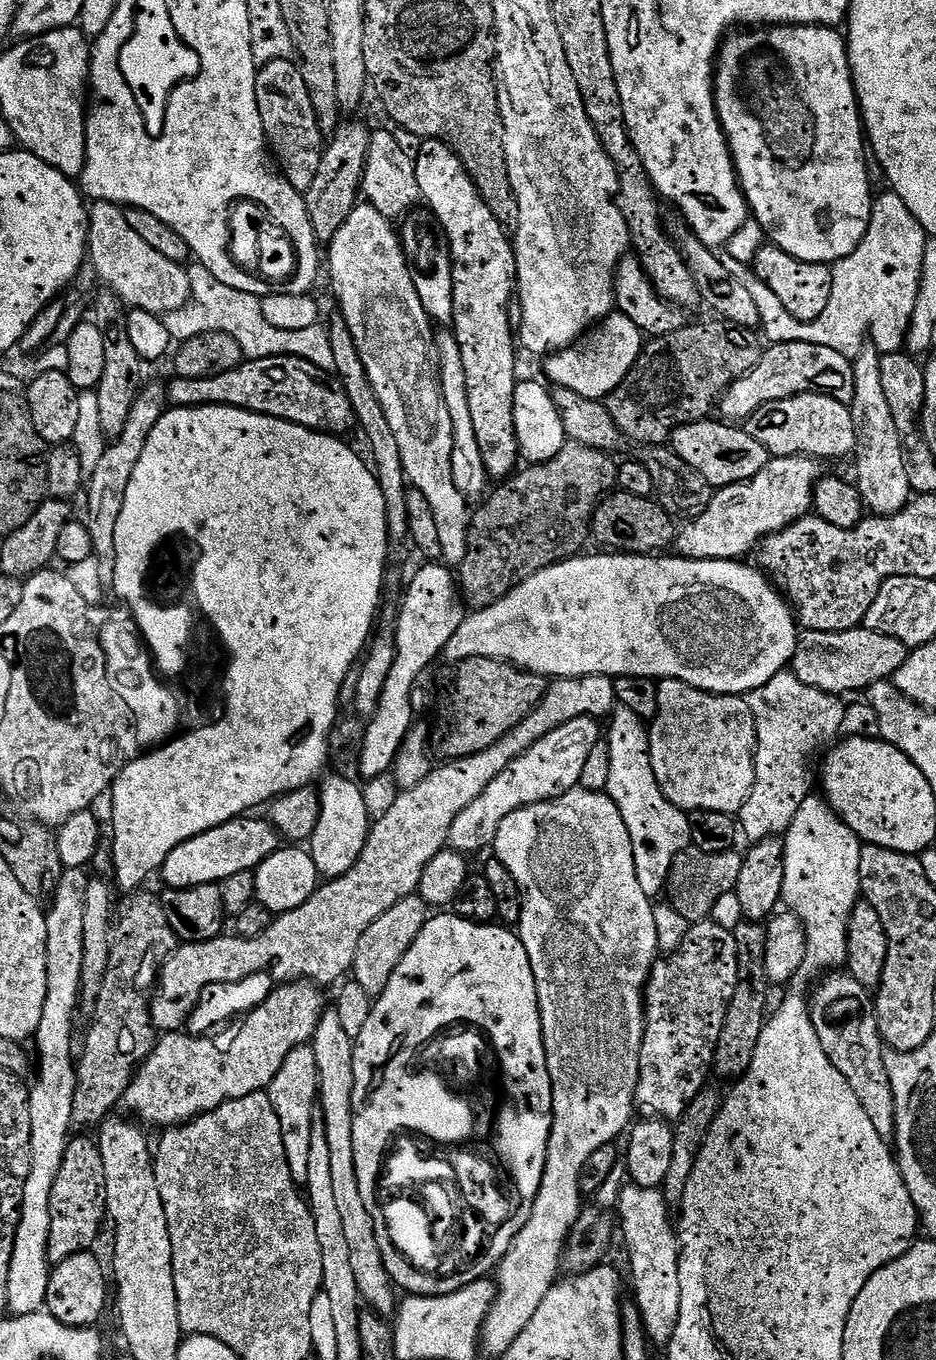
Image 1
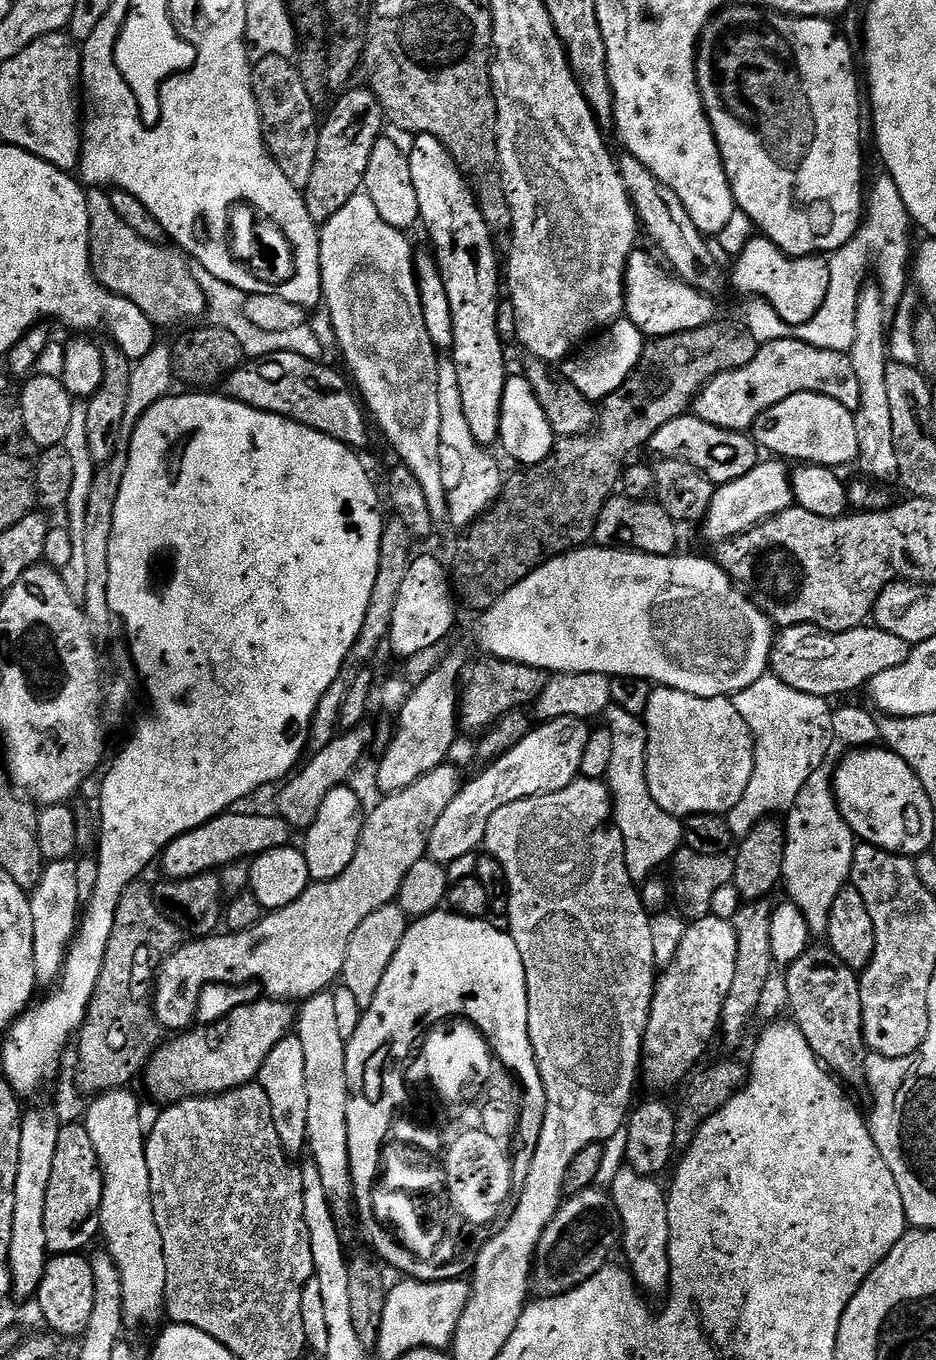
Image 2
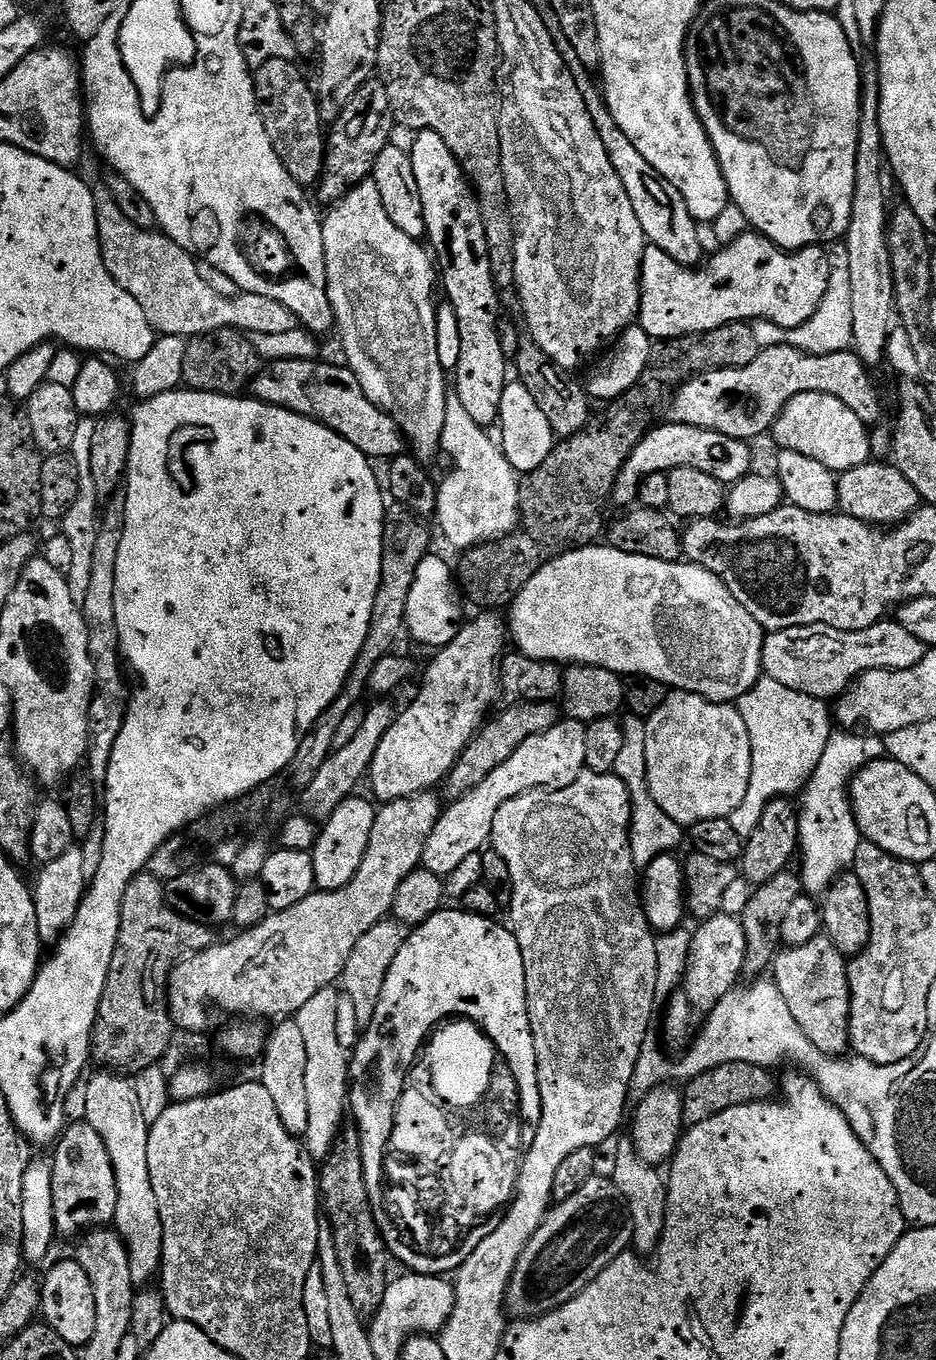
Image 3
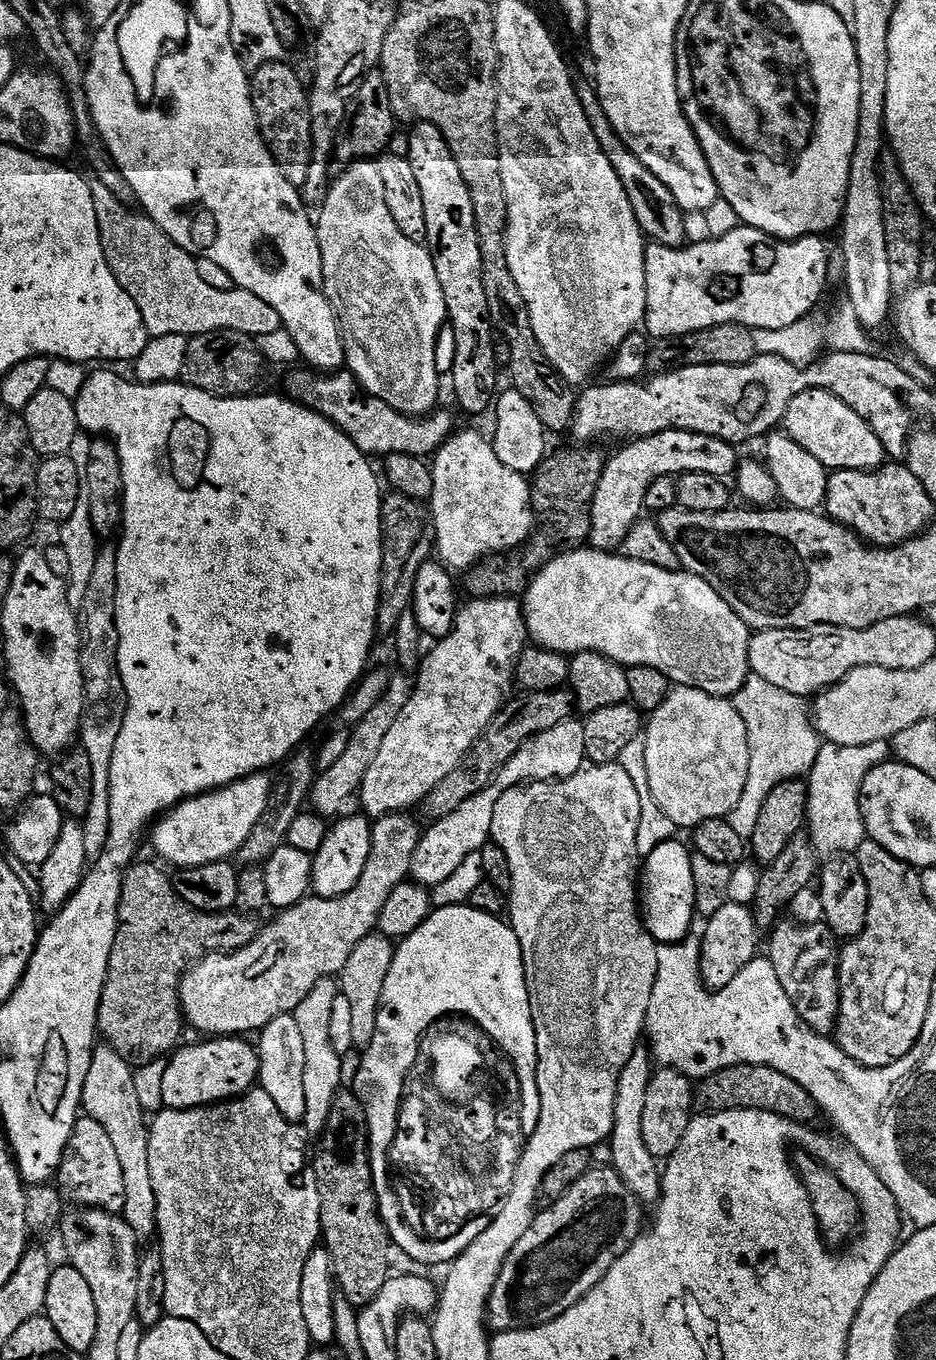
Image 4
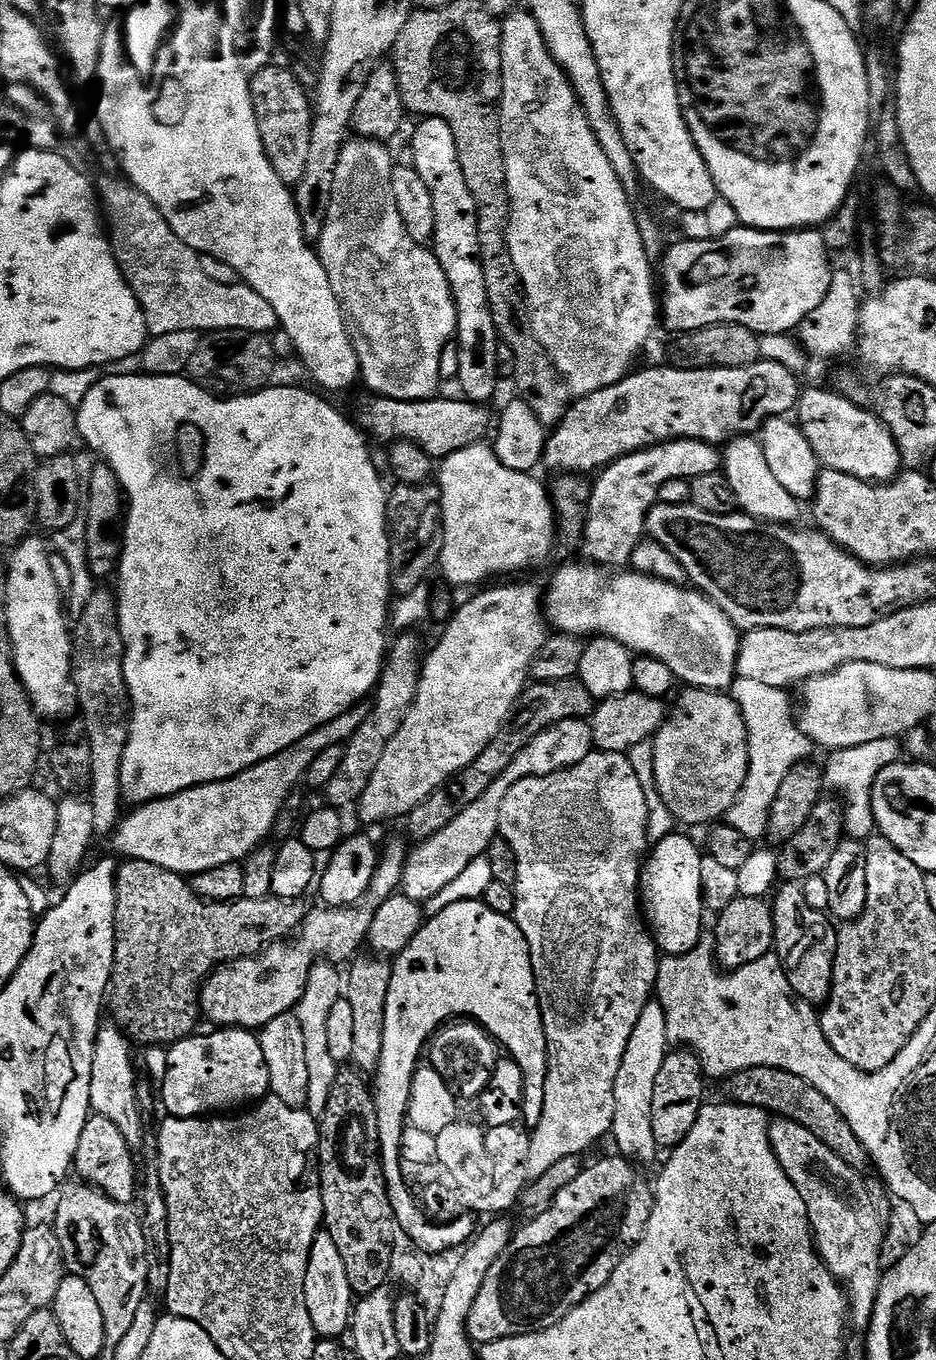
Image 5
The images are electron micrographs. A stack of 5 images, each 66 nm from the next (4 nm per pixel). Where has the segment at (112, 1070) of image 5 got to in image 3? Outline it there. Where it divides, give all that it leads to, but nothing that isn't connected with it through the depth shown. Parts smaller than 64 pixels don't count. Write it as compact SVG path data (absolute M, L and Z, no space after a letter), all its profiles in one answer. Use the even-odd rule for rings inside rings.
M103 1070L84 1088L83 1119L94 1130L102 1142L106 1142L106 1150L110 1153L110 1162L114 1166L114 1174L118 1182L118 1210L114 1221L115 1231L128 1247L130 1258L130 1274L133 1285L144 1286L152 1275L161 1271L164 1262L164 1231L162 1218L158 1214L158 1198L154 1198L154 1186L150 1178L150 1162L148 1161L148 1125L142 1118L141 1104L135 1093L131 1079L112 1070Z

